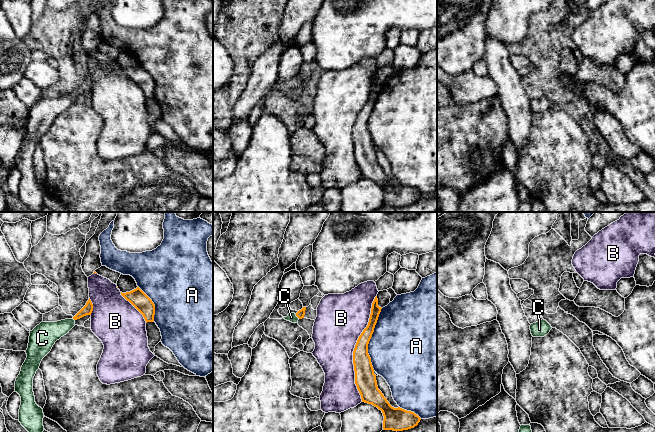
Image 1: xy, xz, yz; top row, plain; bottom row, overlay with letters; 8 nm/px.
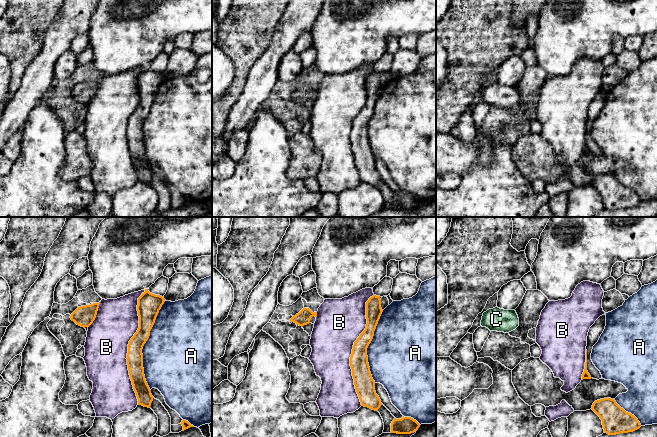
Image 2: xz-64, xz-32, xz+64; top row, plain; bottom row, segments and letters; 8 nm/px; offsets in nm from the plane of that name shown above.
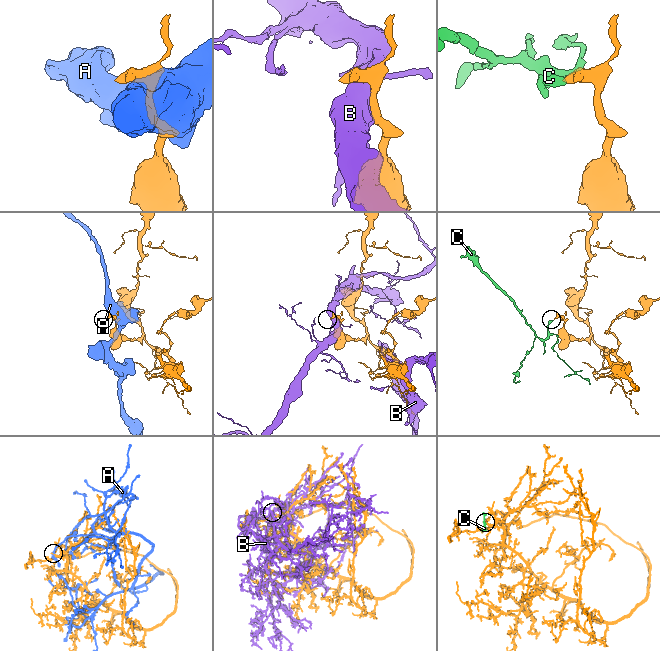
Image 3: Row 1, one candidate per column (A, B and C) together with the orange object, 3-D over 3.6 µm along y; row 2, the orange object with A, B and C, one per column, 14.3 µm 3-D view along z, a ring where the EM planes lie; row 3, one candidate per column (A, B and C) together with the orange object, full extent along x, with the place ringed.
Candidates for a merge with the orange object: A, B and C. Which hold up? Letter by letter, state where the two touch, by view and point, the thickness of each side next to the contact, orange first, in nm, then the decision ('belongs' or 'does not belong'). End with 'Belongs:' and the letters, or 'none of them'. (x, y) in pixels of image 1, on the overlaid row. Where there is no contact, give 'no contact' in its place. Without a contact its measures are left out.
A: xz (370, 338) | 150/500 nm | does not belong
B: xz (354, 348) | 160/380 nm | does not belong
C: xz (297, 316) | 70/70 nm | belongs
Belongs: C

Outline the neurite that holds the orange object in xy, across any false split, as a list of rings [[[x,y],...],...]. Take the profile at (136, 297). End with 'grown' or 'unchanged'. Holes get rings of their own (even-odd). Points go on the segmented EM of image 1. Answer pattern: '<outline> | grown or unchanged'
[[[139,287],[121,295],[143,315],[146,323],[154,321],[155,305]]] | unchanged

